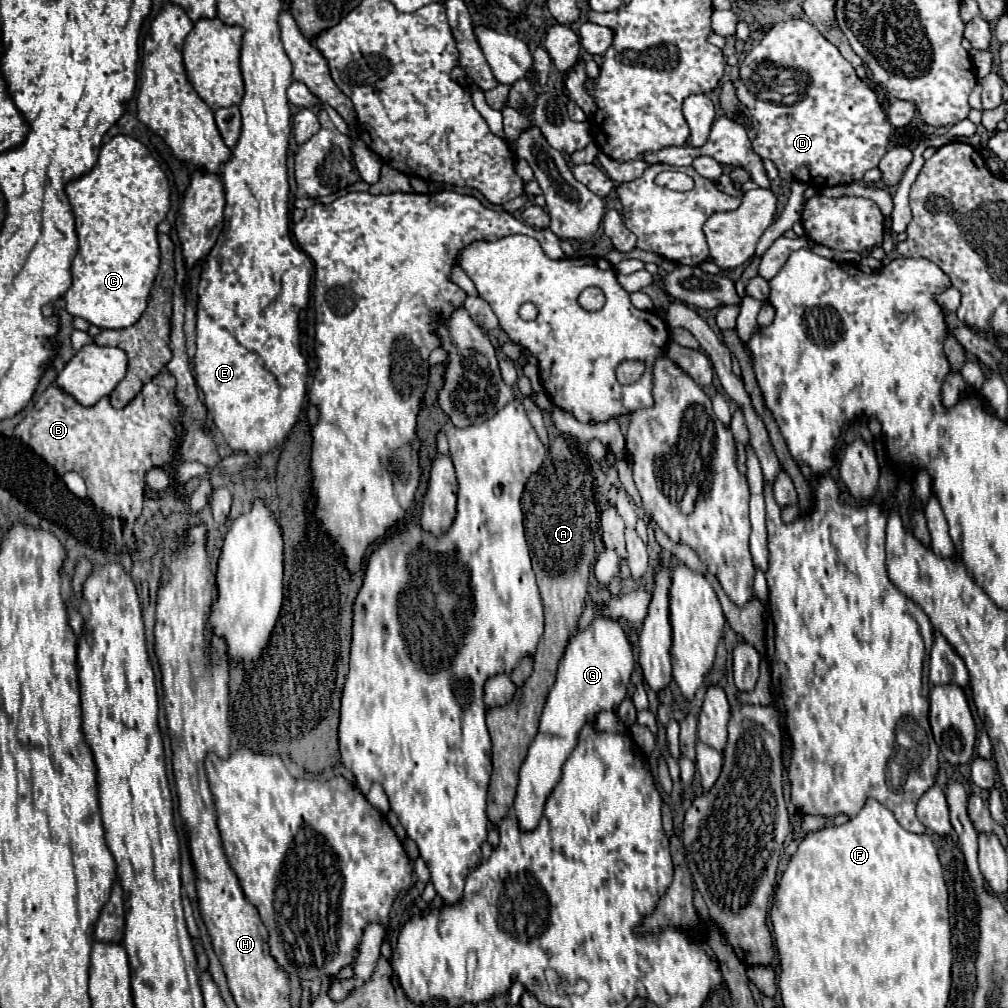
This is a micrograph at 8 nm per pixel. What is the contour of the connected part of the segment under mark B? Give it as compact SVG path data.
M164 368L152 382L144 384L142 392L122 410L112 408L108 398L102 398L98 404L84 408L72 396L62 392L58 386L50 386L36 400L30 414L16 426L16 434L28 444L38 456L42 456L60 476L68 470L78 472L88 486L88 498L96 508L104 510L110 516L118 516L123 521L123 539L130 552L136 550L136 538L133 533L136 520L142 514L146 472L152 468L166 468L174 462L176 454L176 422L184 408L176 400L176 378Z

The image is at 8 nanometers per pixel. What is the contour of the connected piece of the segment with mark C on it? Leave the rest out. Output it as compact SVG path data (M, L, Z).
M118 134L100 148L96 166L82 178L66 186L68 200L76 216L76 232L80 240L78 254L72 262L72 286L62 296L66 310L98 328L128 328L136 324L146 310L148 294L160 266L160 250L156 240L158 224L170 212L170 182L152 152L132 136Z

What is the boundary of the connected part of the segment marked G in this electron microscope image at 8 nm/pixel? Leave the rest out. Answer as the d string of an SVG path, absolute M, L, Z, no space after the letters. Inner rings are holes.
M596 616L590 626L594 628L586 628L570 640L566 654L560 660L556 682L550 688L540 720L540 732L530 744L528 756L520 768L514 814L522 832L530 832L540 824L544 802L562 774L566 756L570 756L578 742L580 728L598 712L616 710L626 696L626 686L634 670L634 656L622 622Z

